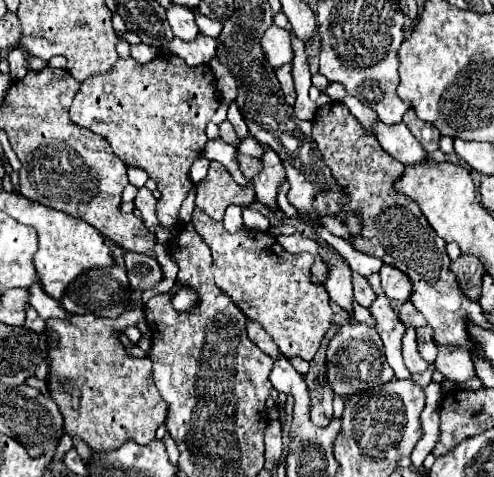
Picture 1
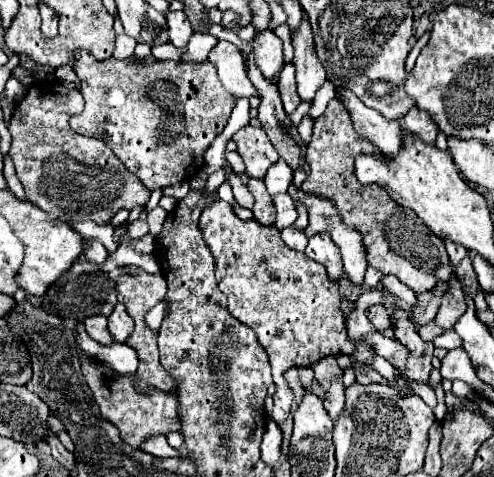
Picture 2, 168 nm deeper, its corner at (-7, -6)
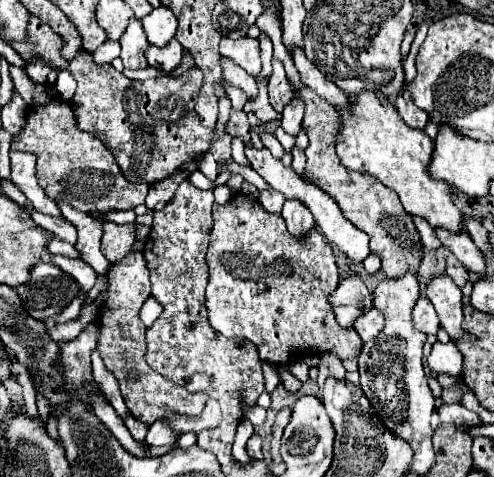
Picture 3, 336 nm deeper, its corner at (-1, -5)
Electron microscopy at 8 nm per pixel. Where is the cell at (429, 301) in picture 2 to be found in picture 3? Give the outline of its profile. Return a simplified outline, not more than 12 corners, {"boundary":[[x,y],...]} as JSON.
{"boundary":[[449,248],[423,256],[417,280],[427,286],[433,276],[445,274]]}

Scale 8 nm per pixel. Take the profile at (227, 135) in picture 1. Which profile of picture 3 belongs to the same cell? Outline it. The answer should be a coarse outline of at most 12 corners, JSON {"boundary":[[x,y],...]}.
{"boundary":[[231,112],[227,132],[245,144],[265,148],[245,112]]}

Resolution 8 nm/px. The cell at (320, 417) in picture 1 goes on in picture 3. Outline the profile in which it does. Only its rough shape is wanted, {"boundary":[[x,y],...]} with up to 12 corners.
{"boundary":[[321,354],[319,398],[323,382],[333,376],[345,378],[345,368],[337,354]]}

